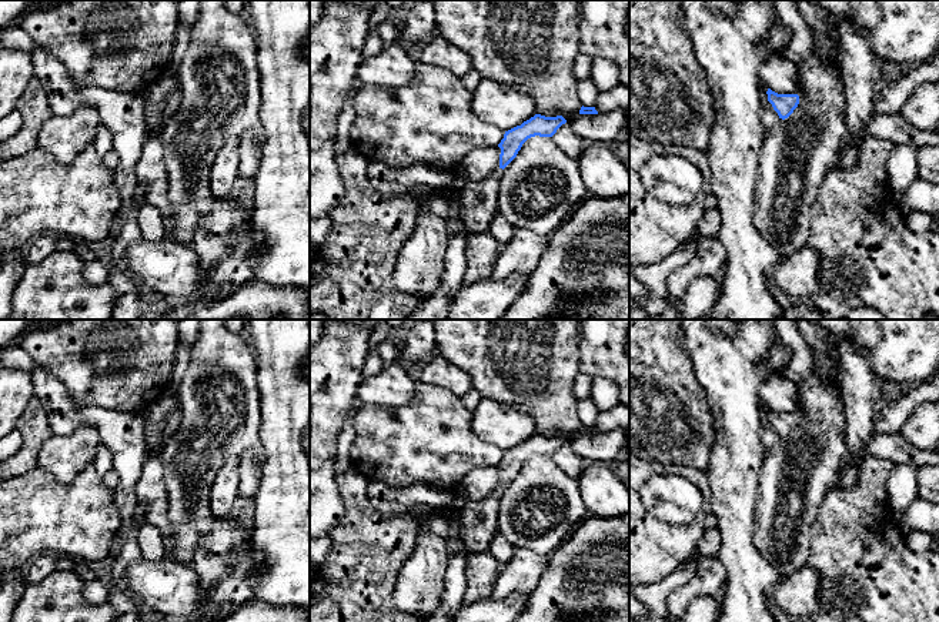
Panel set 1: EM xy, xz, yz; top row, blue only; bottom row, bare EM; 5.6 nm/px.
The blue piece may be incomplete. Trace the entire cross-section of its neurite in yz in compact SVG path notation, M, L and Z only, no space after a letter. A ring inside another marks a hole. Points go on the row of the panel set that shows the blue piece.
M768 88L766 94L768 101L782 120L788 118L799 104L798 94L778 94L771 88Z

